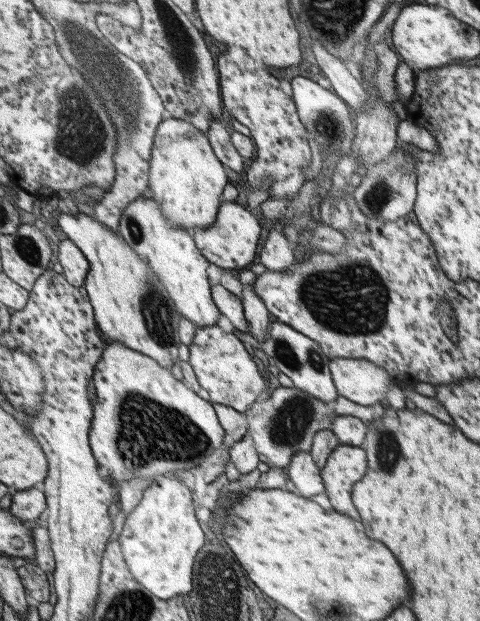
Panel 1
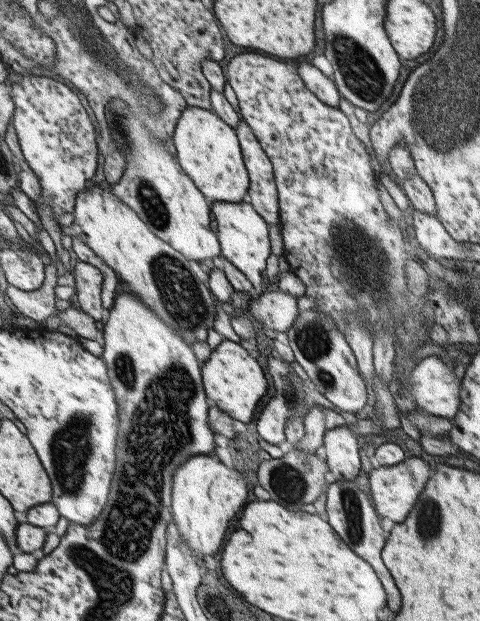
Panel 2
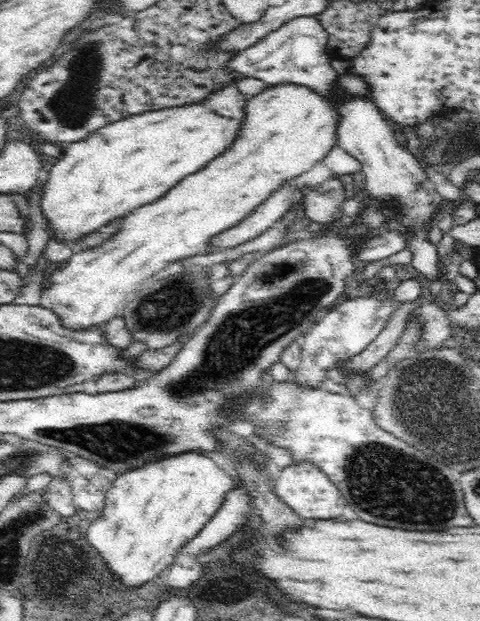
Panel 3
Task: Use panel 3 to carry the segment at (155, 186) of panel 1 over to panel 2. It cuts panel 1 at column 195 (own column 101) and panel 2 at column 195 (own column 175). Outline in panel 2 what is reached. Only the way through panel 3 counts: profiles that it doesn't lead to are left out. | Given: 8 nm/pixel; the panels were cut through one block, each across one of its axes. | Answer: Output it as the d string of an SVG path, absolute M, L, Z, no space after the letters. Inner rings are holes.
M192 107L184 111L175 127L176 156L184 172L192 176L200 192L212 202L242 202L248 194L248 174L240 154L240 142L231 125L213 110Z

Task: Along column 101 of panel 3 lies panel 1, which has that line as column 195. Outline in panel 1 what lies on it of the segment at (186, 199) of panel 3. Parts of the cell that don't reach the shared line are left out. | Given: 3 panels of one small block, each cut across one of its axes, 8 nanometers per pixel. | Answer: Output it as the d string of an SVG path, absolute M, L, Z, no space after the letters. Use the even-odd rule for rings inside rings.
M142 196L124 213L120 233L156 270L156 276L181 316L188 318L197 327L217 325L221 313L214 296L210 296L210 288L213 286L208 282L209 260L195 240L192 240L187 229L176 228L176 224L164 216L160 204L154 198Z

